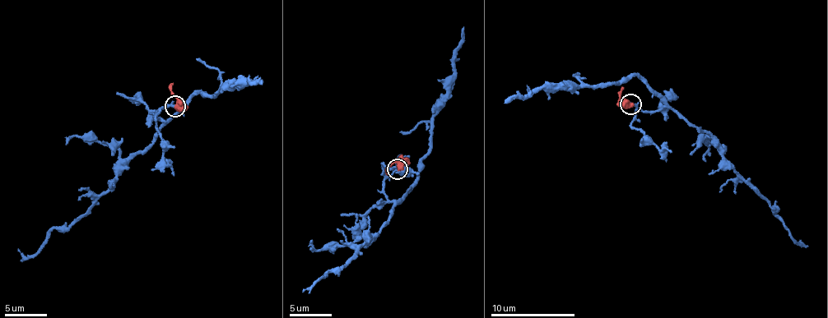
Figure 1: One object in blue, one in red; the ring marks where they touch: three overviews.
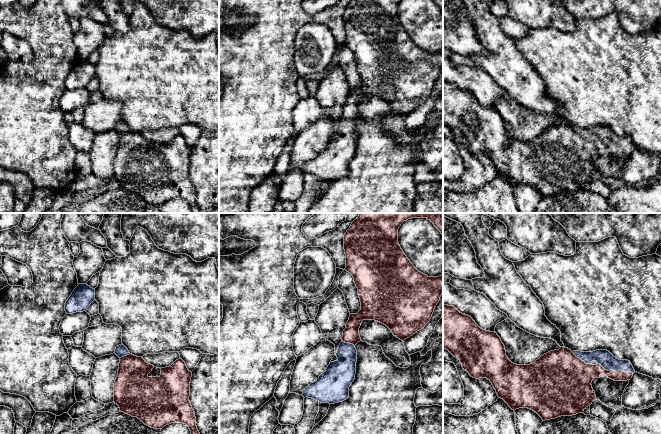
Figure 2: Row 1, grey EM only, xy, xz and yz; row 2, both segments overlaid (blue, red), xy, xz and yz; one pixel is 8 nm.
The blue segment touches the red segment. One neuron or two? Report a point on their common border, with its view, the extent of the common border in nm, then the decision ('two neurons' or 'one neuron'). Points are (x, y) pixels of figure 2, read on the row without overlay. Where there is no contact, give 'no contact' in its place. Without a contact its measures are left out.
yz (616, 147) | 300 nm | one neuron

